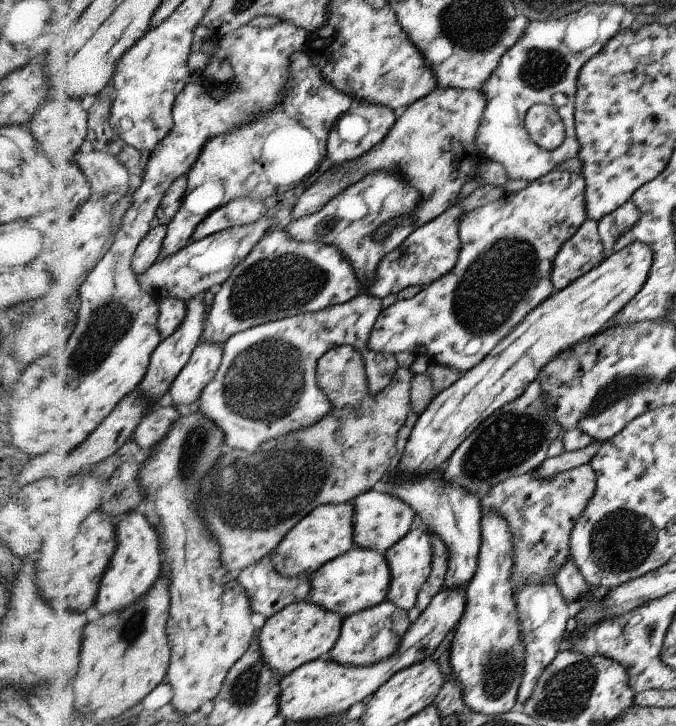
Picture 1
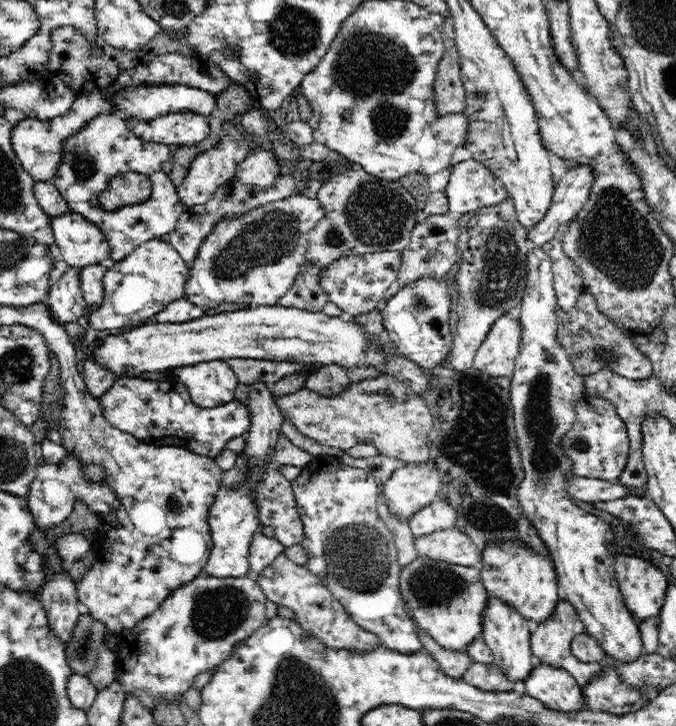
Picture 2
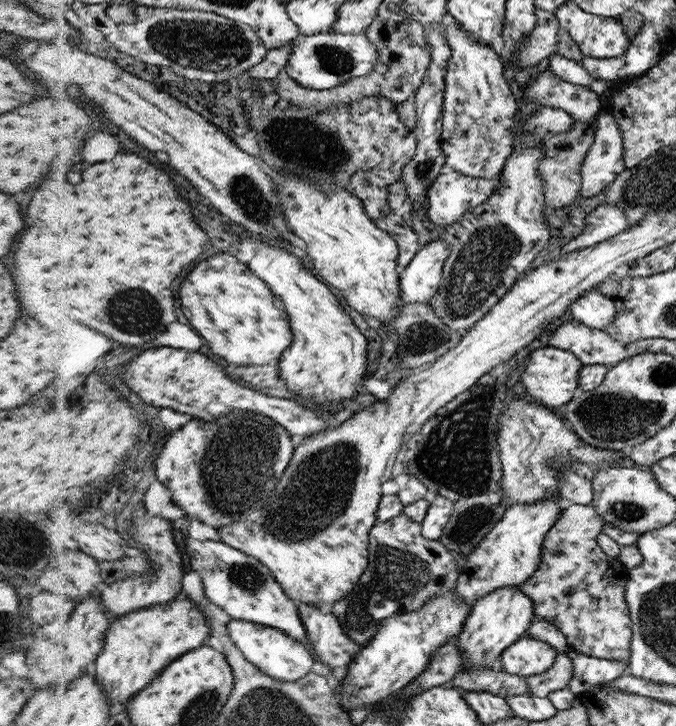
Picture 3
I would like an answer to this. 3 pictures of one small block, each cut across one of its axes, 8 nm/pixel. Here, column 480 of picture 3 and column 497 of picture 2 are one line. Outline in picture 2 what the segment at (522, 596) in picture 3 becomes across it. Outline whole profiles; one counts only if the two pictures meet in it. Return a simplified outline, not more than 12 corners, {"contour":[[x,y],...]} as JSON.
{"contour":[[489,595],[481,636],[508,680],[530,678],[532,624]]}

